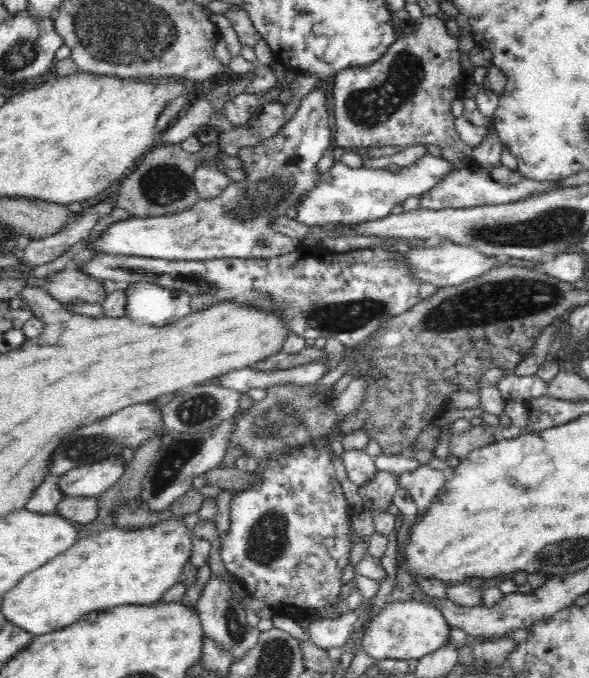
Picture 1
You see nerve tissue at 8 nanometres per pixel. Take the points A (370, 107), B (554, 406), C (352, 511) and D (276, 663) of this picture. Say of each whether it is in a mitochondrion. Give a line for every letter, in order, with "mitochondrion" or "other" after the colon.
A: mitochondrion
B: other
C: other
D: mitochondrion

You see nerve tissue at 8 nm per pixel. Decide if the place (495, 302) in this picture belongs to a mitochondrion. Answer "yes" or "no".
yes

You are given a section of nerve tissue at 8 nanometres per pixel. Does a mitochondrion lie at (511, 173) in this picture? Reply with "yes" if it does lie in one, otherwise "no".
no

